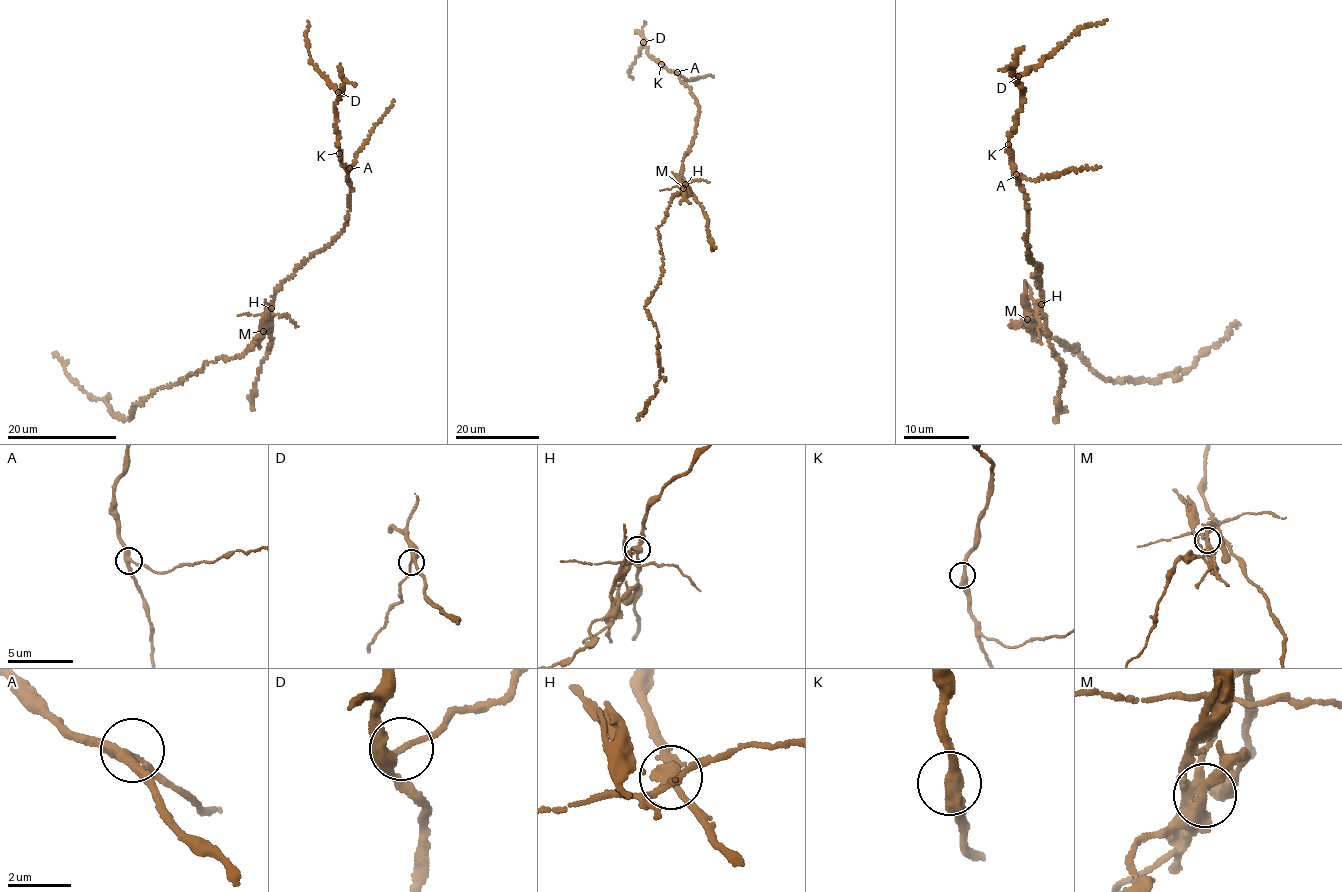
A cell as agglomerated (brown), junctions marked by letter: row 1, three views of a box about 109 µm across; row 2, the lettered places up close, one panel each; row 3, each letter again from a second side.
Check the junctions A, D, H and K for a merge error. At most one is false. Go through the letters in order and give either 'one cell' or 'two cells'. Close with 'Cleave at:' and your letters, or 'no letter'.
A: one cell
D: one cell
H: two cells
K: one cell
Cleave at: H

